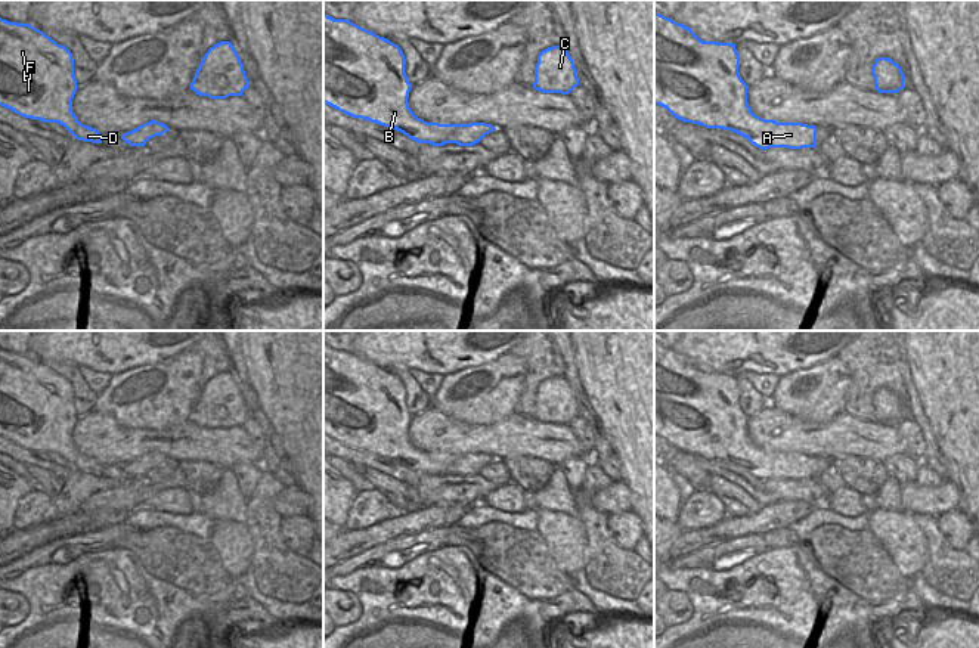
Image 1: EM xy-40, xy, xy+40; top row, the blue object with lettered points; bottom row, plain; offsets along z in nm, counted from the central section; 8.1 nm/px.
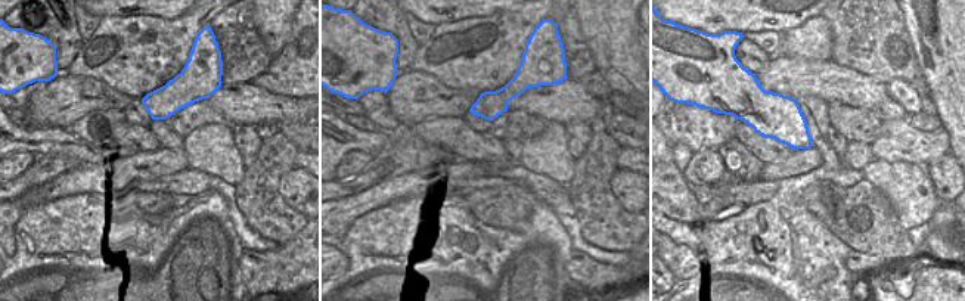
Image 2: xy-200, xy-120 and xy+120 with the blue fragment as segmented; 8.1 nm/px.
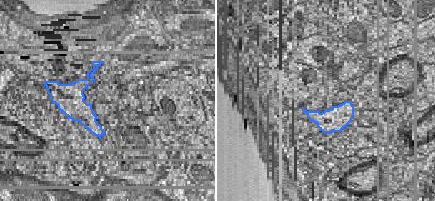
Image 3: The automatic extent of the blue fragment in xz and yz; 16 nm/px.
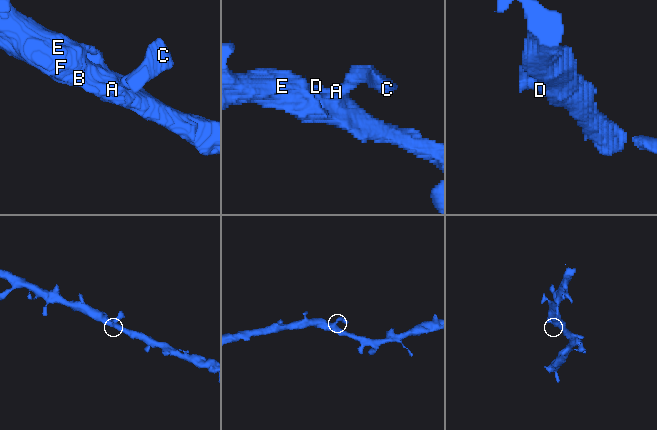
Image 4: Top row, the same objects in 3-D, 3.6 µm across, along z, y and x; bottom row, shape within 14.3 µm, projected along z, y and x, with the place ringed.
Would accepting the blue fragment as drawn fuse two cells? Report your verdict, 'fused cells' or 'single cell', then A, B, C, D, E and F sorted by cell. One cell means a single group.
single cell | A B C D E F

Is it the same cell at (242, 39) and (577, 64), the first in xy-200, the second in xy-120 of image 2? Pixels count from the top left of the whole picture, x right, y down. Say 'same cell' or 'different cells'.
same cell

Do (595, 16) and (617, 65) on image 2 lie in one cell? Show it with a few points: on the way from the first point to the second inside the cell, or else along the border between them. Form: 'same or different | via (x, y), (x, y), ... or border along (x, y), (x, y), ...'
same | via (607, 28), (611, 33), (617, 53)

